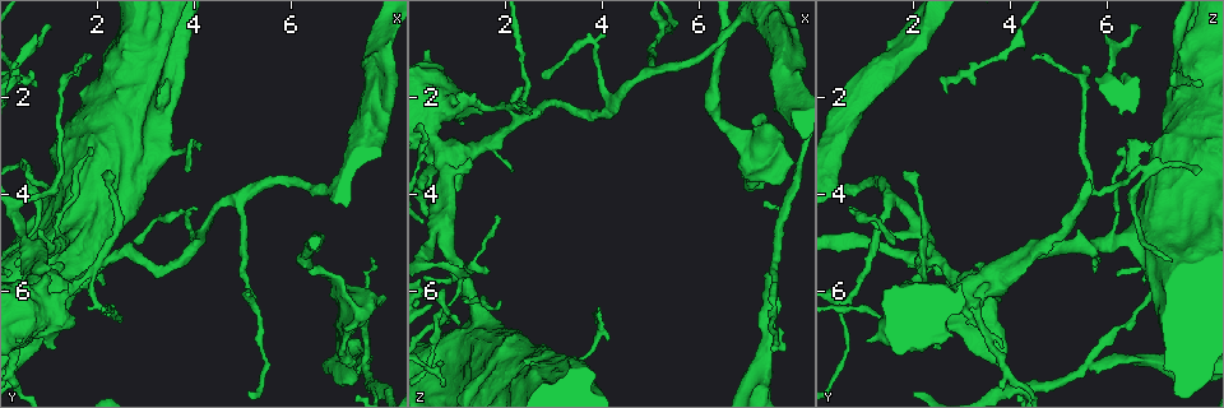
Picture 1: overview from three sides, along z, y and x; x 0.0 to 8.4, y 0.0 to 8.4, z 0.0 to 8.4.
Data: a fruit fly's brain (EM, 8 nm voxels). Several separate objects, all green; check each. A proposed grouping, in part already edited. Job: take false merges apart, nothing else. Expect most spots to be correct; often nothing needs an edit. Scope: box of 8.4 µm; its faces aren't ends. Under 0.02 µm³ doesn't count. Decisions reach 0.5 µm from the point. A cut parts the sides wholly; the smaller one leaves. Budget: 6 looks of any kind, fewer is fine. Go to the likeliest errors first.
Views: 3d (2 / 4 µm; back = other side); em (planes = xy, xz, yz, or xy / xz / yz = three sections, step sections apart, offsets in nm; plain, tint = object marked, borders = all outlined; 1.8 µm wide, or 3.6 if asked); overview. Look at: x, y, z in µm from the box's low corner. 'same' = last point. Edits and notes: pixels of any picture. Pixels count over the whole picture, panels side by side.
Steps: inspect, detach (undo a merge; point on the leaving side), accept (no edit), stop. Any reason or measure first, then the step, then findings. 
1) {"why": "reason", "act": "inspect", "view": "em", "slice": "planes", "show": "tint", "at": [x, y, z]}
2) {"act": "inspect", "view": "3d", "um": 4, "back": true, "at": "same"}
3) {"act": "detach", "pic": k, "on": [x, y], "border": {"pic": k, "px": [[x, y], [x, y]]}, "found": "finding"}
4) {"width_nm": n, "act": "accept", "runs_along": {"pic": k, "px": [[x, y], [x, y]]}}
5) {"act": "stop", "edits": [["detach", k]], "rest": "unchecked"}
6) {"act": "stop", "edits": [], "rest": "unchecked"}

{"act": "inspect", "view": "3d", "um": 2, "at": [7.45, 7.40, 6.05]}

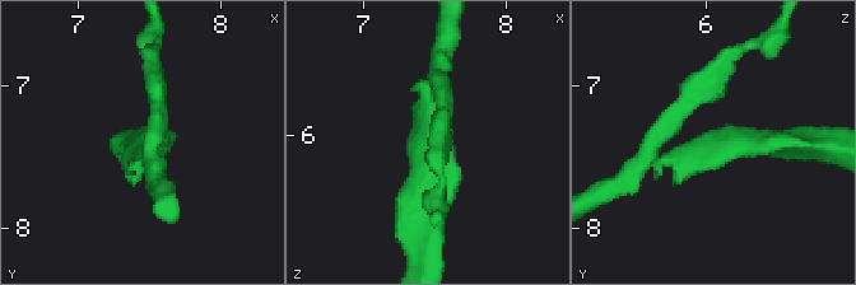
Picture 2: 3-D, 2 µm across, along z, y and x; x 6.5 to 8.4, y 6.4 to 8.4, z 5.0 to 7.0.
{"why": "now the EM", "act": "inspect", "view": "em", "slice": "planes", "show": "borders", "at": [7.44, 7.42, 6.02]}

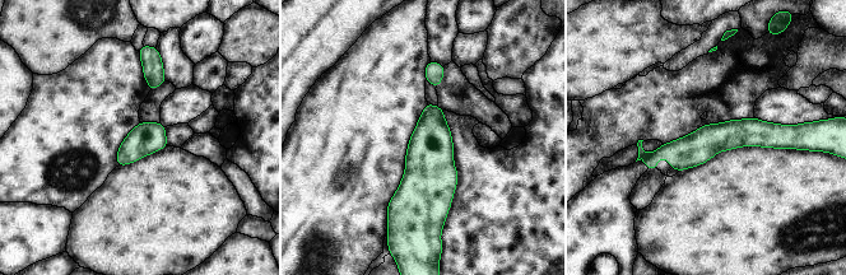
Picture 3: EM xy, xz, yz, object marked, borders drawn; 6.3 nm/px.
{"width_nm": 200, "act": "detach", "pic": 3, "on": [641, 153], "border": {"pic": 3, "px": [[647, 154], [642, 159]]}, "found": "a second neuron is stuck on"}

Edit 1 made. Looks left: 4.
{"why": "sudden change in width", "act": "inspect", "view": "em", "um": 3.6, "slice": "planes", "show": "borders", "at": [1.10, 6.30, 2.15]}

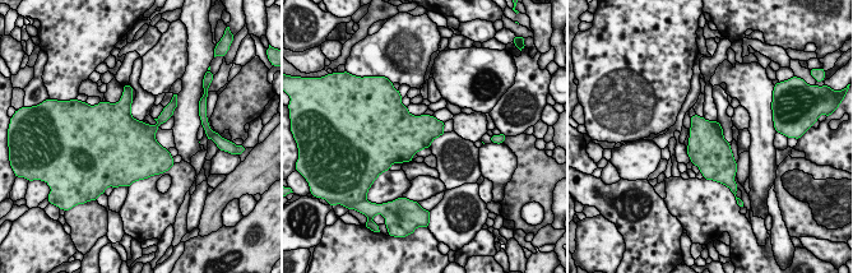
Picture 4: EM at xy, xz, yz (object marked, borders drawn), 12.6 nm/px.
{"width_nm": 440, "act": "accept", "found": "continuous, no second neuron"}

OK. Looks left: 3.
{"why": "two arms in line, one across", "act": "inspect", "view": "em", "slice": "planes", "show": "tint", "at": [4.90, 4.05, 1.55]}

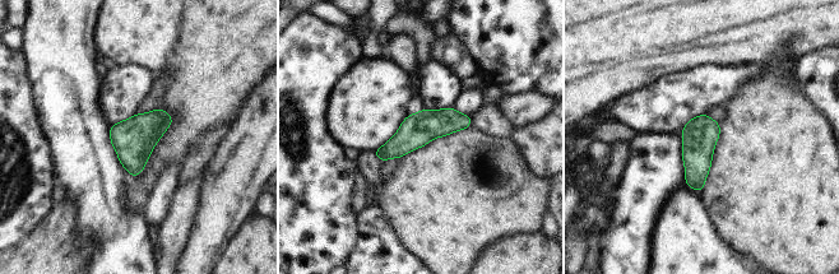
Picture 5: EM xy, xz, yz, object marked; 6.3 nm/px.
{"act": "accept", "runs_along": {"pic": 5, "px": [[467, 117], [427, 124], [378, 152]]}, "found": "one neuron here"}

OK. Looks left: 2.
{"act": "stop", "edits": [["detach", 3]], "rest": "unchecked"}

